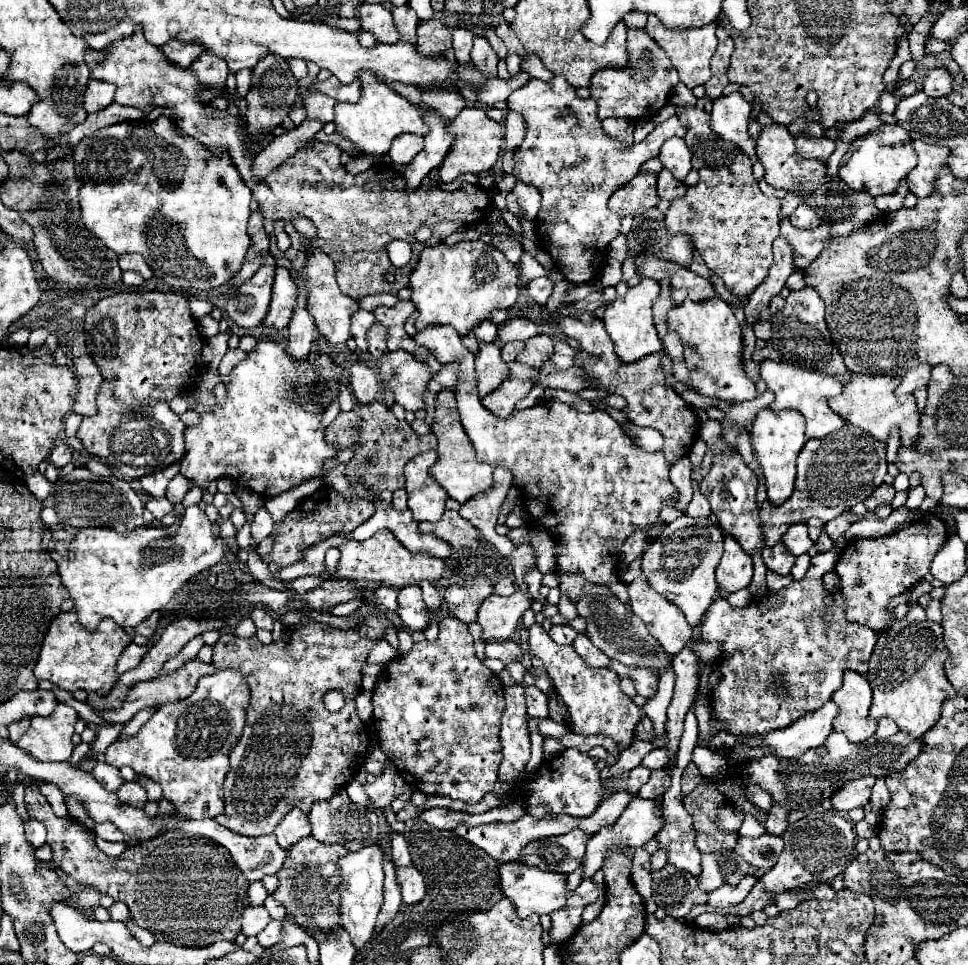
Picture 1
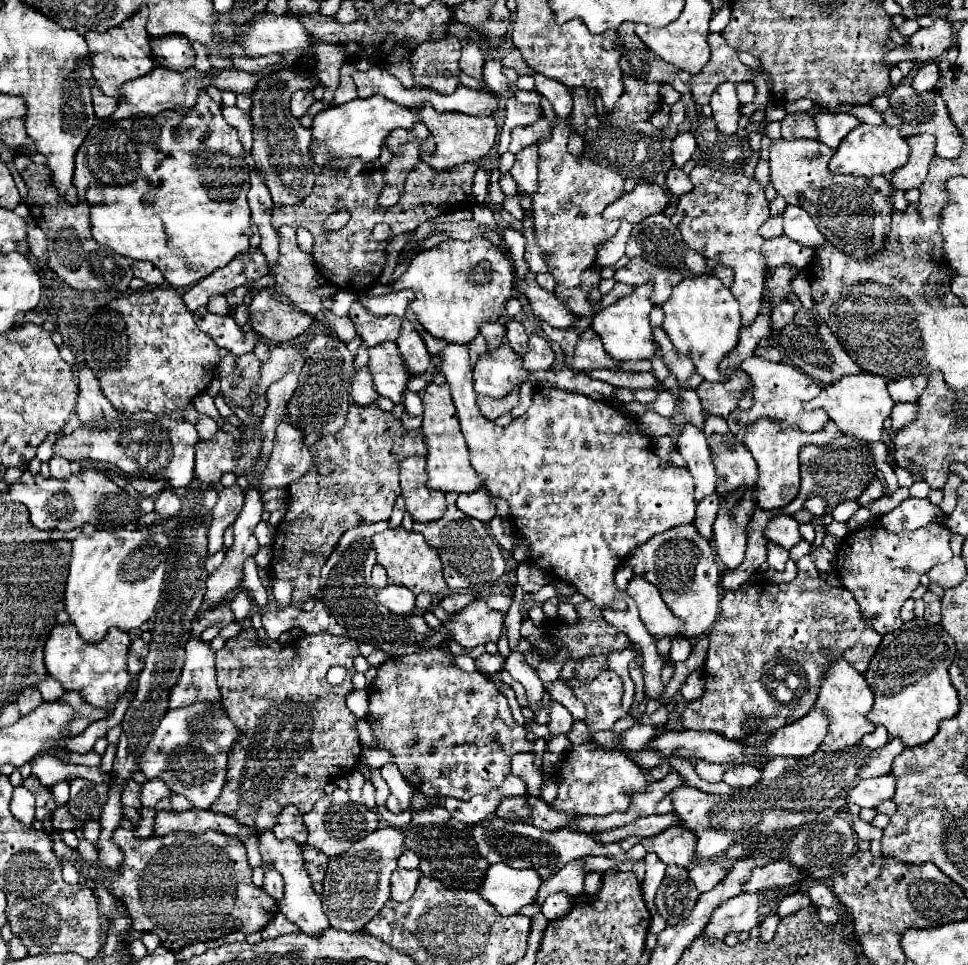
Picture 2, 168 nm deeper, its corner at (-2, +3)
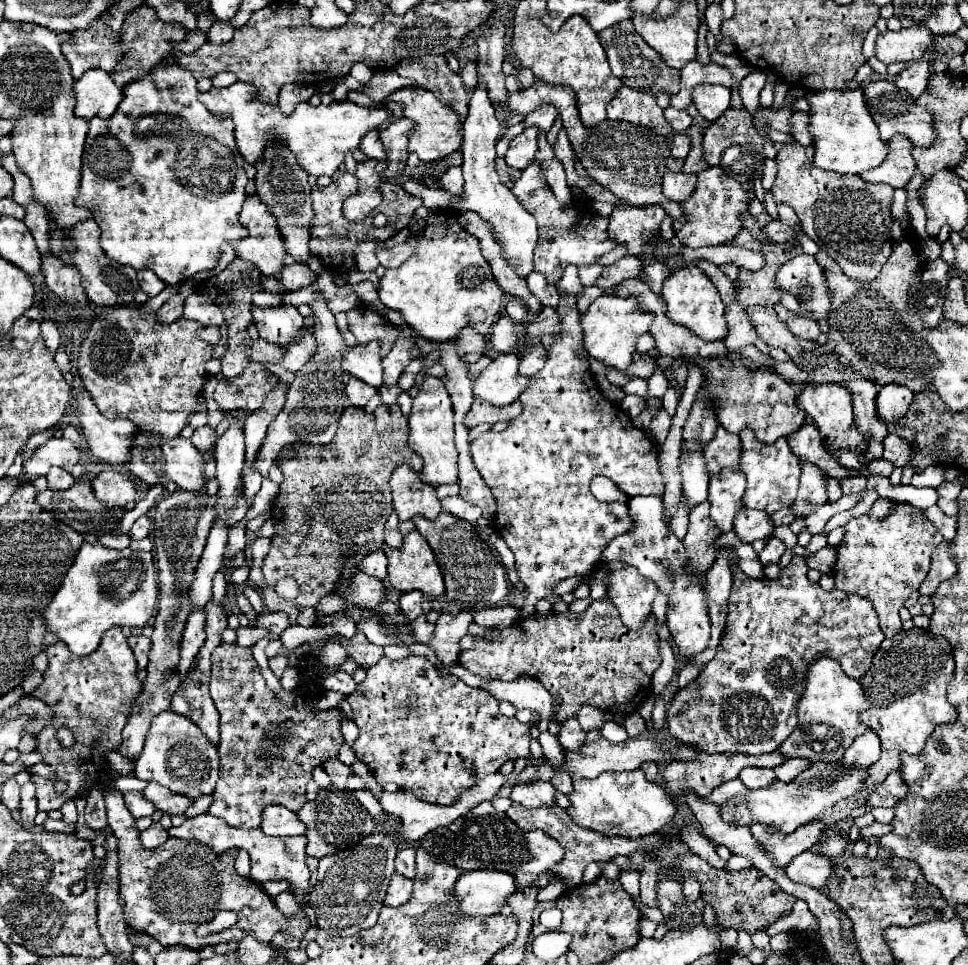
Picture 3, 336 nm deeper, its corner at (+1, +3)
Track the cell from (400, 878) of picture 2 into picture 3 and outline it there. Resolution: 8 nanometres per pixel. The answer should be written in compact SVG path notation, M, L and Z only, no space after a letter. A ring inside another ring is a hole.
M393 873L391 883L387 887L387 895L385 895L385 905L399 907L399 905L407 903L409 901L409 895L411 895L411 887L413 887L413 881L411 879L405 879L405 877Z

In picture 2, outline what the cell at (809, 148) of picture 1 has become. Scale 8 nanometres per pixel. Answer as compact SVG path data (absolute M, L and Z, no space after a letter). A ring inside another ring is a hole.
M792 113L782 121L784 139L818 139L814 117L808 113Z

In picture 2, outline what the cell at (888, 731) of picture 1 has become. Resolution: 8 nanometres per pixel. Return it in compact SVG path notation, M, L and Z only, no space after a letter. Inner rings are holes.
M878 725L870 735L864 735L862 743L866 747L870 747L870 749L878 749L878 747L886 745L888 743L888 731L886 731L886 727L884 725Z

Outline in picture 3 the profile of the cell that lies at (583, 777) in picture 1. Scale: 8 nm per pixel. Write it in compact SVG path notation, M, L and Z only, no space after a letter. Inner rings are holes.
M623 771L623 773L605 773L597 779L573 779L573 793L569 795L571 807L567 813L579 827L597 831L605 837L645 837L655 835L671 823L677 813L677 803L673 797L657 783L651 783L643 777L643 771Z

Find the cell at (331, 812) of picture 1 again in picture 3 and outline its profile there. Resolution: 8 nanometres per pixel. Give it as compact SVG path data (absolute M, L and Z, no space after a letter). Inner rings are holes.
M333 789L333 791L321 791L317 795L317 799L305 803L301 807L301 811L297 813L297 817L305 823L307 827L307 855L311 857L325 857L325 855L333 855L337 851L349 849L351 845L359 843L363 837L371 835L375 829L375 823L371 819L371 815L365 811L365 807L357 801L357 797L351 791L345 789Z

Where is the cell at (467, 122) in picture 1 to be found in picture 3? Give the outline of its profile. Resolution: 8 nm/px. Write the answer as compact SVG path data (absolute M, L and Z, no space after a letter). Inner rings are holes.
M417 85L401 87L401 89L393 91L389 97L385 97L383 101L373 101L373 99L367 97L365 93L353 91L353 103L355 103L355 105L363 105L363 107L383 107L387 101L393 101L393 103L401 105L401 107L403 107L403 117L407 117L407 119L411 119L411 121L415 123L413 131L409 133L409 153L417 153L423 163L439 161L439 159L443 159L445 155L461 149L463 137L461 137L461 133L459 133L459 129L461 129L459 115L457 115L451 107L443 105L431 91L421 89L421 87L417 87Z

